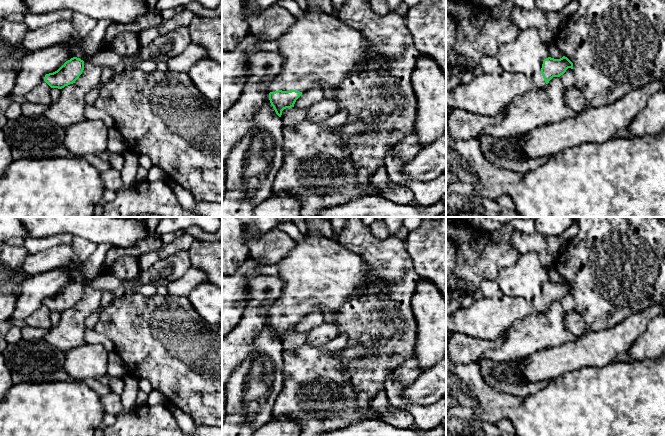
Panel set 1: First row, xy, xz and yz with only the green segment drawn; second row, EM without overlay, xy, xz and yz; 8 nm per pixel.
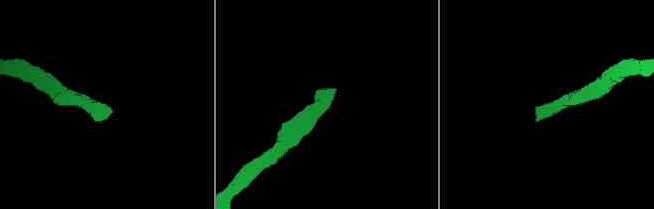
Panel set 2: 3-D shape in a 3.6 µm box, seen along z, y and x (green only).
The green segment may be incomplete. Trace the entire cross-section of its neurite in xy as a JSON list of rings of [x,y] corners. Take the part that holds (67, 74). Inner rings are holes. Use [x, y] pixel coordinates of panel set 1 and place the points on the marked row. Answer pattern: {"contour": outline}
{"contour": [[[73,57],[66,61],[57,71],[46,74],[44,81],[51,88],[62,89],[75,83],[84,70],[84,61]]]}

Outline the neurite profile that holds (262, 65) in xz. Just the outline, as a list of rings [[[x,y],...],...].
[[[257,51],[247,56],[247,78],[236,103],[222,113],[222,167],[233,146],[252,125],[255,113],[262,106],[271,81],[280,73],[284,57],[279,52]]]

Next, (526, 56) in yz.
[[[533,28],[520,30],[519,36],[503,44],[496,55],[504,71],[522,73],[529,77],[541,71],[543,60],[548,57],[548,45]]]

